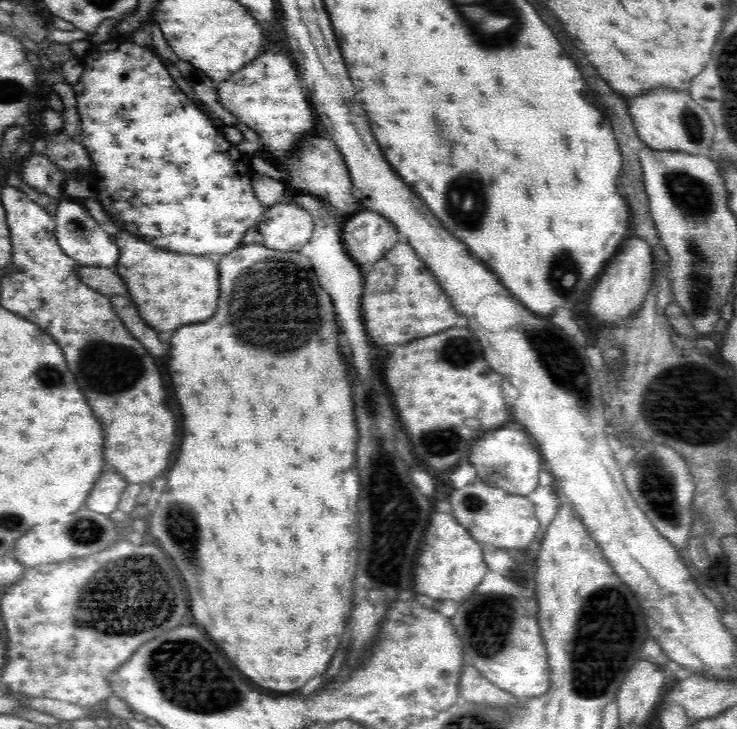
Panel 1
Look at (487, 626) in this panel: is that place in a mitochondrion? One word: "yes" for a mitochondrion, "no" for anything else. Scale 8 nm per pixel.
yes

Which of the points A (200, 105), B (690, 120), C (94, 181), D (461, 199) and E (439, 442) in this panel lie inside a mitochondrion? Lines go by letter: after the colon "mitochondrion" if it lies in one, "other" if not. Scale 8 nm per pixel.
A: other
B: mitochondrion
C: other
D: mitochondrion
E: mitochondrion

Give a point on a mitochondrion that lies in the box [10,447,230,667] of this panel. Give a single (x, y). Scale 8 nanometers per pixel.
(129, 597)

